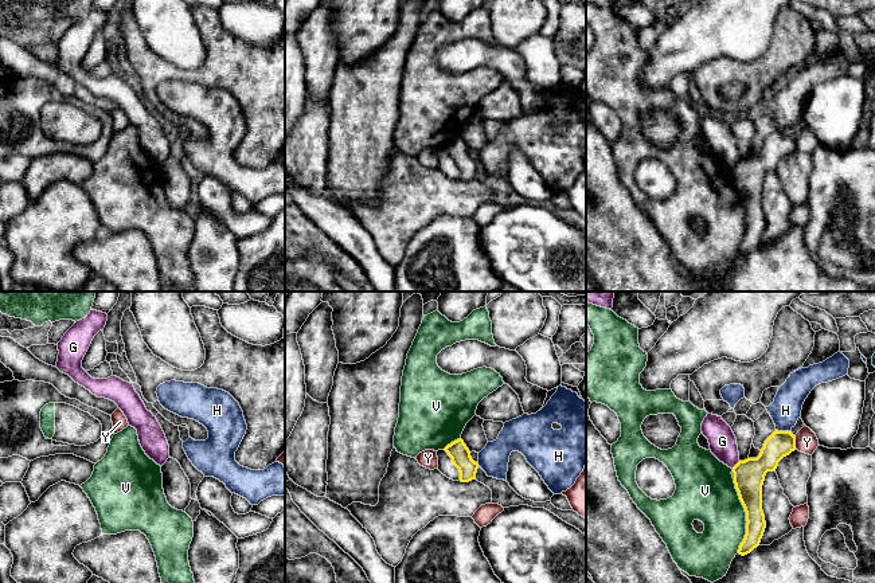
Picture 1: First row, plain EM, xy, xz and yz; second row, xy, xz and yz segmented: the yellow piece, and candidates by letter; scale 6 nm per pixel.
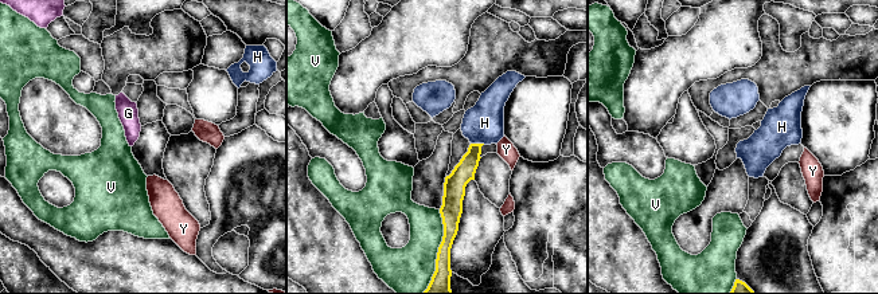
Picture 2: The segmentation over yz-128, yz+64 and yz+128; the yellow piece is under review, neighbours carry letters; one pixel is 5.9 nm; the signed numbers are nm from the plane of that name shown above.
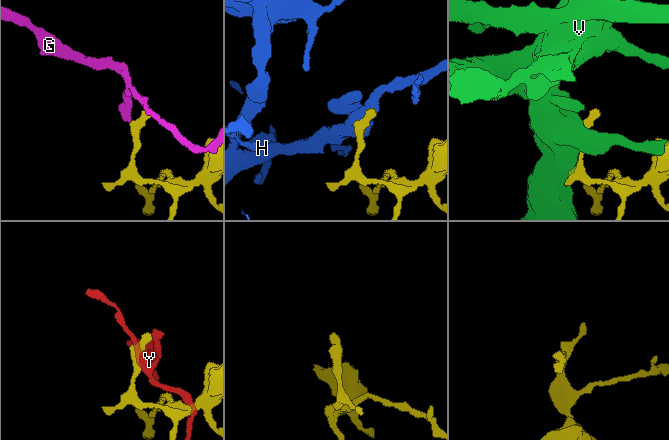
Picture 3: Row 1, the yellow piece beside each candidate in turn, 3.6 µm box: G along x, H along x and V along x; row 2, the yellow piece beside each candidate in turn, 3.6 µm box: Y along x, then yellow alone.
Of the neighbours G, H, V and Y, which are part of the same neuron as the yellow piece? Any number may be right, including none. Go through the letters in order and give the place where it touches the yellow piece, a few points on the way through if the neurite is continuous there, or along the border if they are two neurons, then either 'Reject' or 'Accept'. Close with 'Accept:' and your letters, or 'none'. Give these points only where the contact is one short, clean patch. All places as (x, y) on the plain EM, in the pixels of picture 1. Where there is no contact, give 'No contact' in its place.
G: Touches yellow at yz (737, 163). Boundary: yz (739, 160), (731, 167). Reject
H: Touches yellow at yz (782, 130). Boundary: yz (776, 128), (789, 130). Reject
V: Touches yellow at yz (746, 215). Reject
Y: Touches yellow at yz (795, 141). Reject
Accept: none

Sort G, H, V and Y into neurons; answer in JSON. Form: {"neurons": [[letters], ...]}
{"neurons": [["G"], ["H"], ["V"], ["Y"]]}

